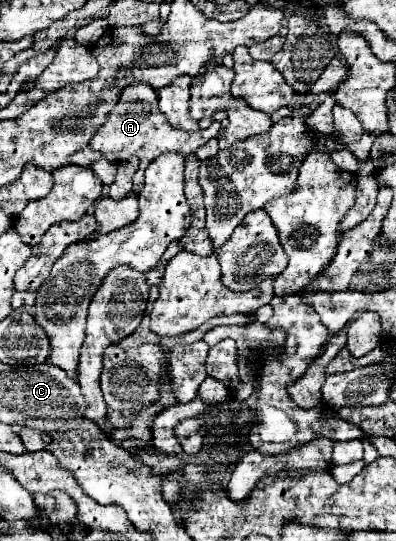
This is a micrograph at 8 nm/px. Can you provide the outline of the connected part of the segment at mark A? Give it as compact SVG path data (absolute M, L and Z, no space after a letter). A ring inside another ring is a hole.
M134 82L122 91L118 104L110 112L108 122L102 124L94 134L94 138L90 140L90 148L100 150L112 162L122 162L130 156L138 156L140 168L134 174L134 192L140 192L144 186L144 170L156 156L164 152L180 152L188 156L196 152L200 146L204 146L210 140L210 136L216 138L218 130L220 130L220 122L212 122L208 128L198 132L182 132L172 128L166 116L158 110L156 92L144 82ZM138 90L146 90L146 92L138 92Z

